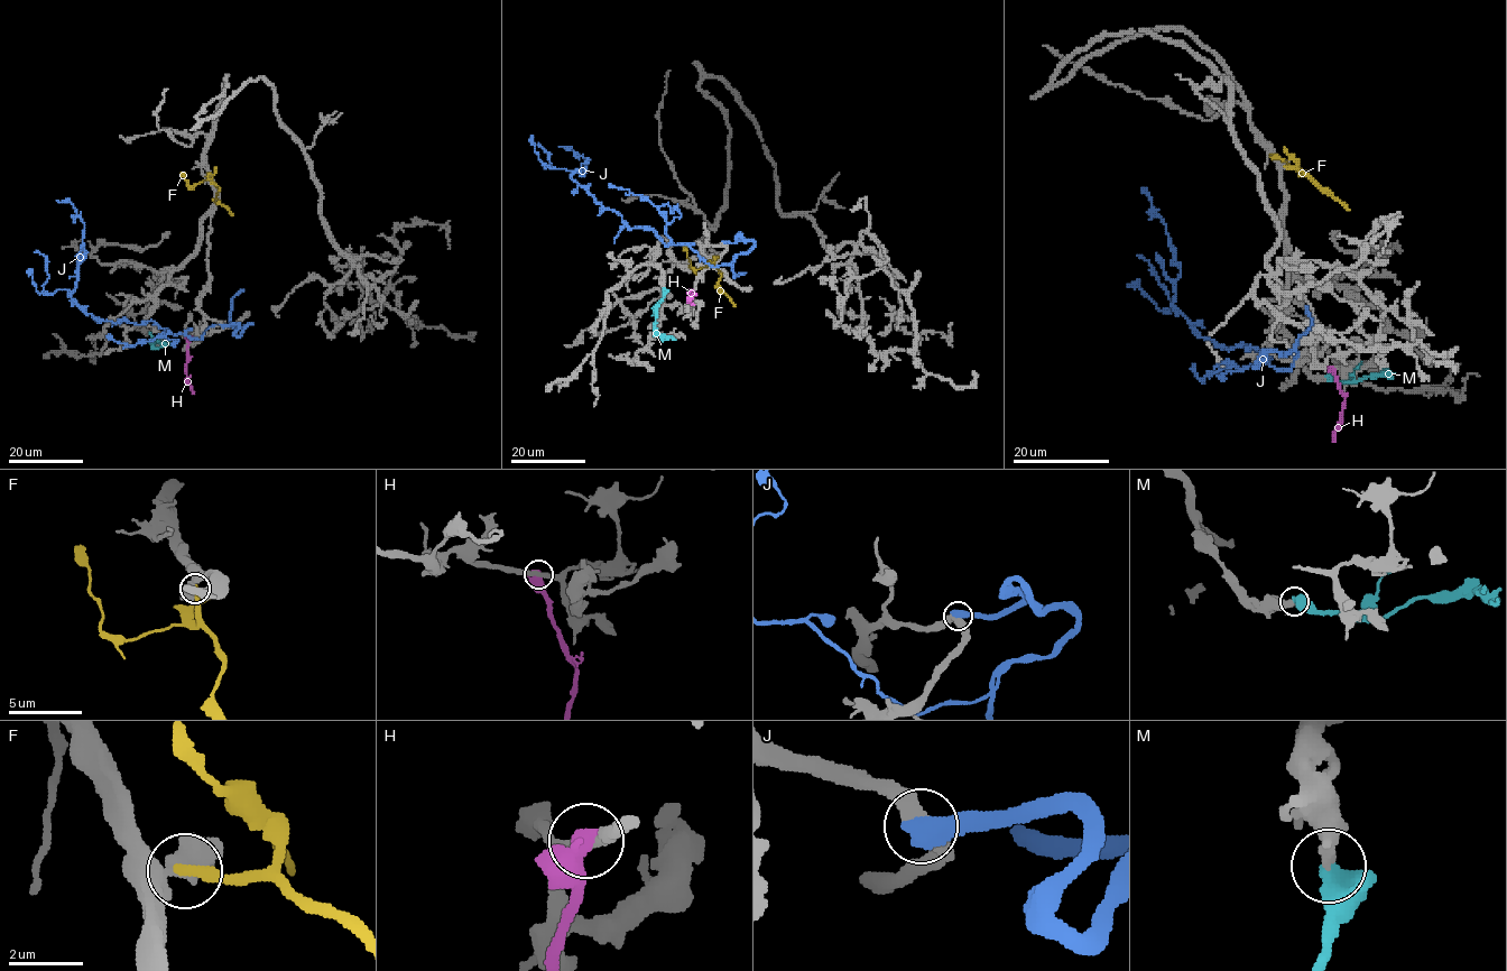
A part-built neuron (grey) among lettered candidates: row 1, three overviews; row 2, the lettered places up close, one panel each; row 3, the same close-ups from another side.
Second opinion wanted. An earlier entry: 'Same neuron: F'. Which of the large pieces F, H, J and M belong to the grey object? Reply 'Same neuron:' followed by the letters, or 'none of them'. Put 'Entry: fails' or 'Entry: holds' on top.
Entry: fails
Same neuron: M

